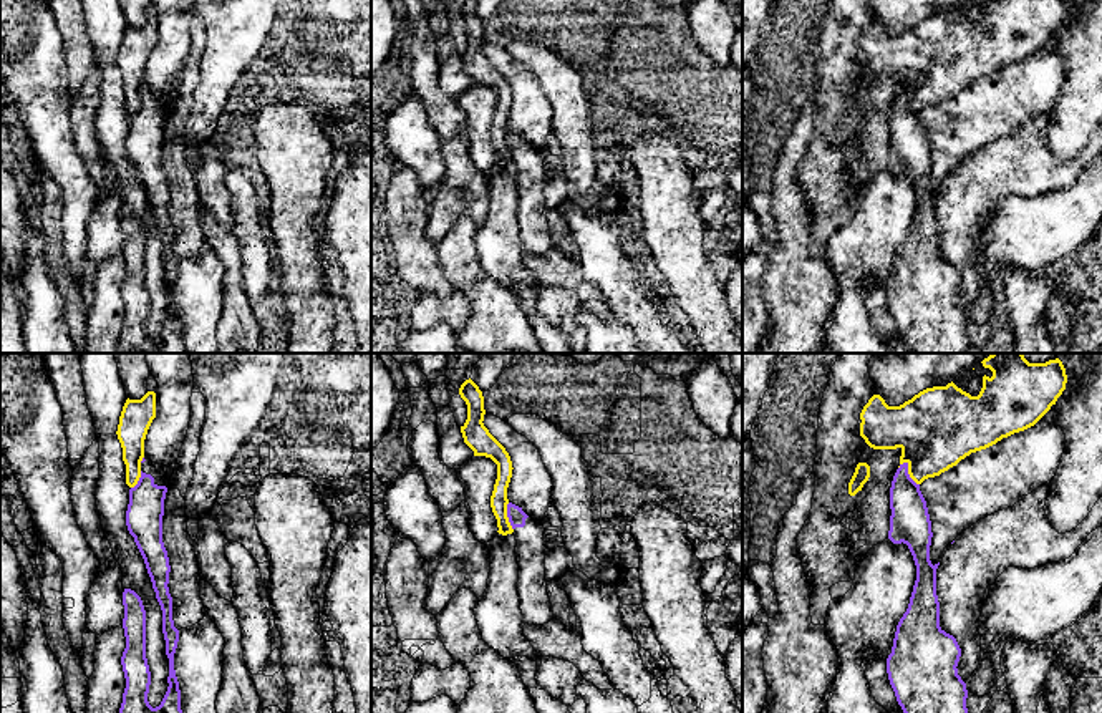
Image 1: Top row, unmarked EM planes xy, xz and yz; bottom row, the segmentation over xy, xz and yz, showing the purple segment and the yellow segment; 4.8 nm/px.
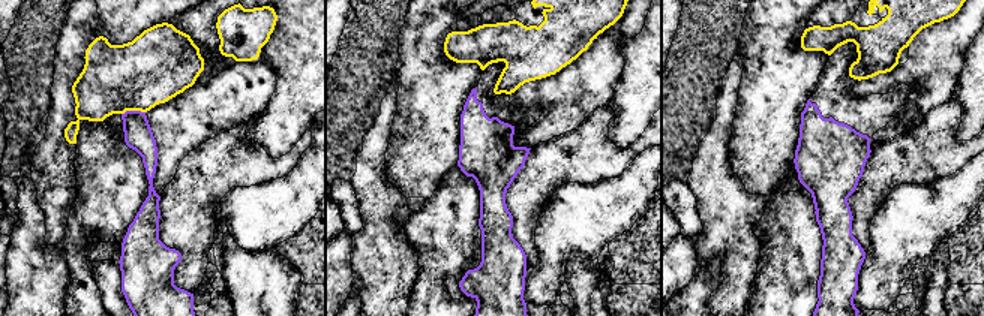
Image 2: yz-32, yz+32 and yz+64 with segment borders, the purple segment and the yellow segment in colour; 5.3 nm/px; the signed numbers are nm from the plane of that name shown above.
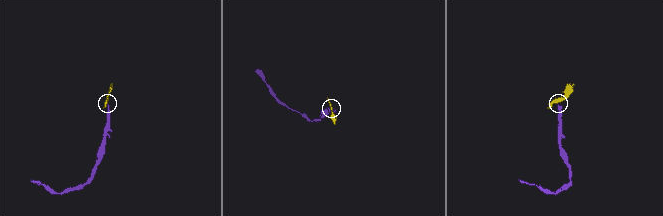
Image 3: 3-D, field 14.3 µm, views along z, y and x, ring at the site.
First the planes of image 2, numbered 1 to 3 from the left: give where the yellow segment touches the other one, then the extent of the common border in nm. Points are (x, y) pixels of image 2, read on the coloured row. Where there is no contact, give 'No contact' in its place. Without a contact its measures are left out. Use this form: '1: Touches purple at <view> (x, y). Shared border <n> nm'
1: Touches purple at yz-32 (132, 111). Shared border 130 nm
2: No contact
3: No contact

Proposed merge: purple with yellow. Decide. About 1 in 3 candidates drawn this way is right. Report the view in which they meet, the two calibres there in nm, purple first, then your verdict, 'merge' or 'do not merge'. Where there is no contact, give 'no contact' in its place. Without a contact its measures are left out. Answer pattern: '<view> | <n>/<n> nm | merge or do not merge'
yz | 190/380 nm | do not merge

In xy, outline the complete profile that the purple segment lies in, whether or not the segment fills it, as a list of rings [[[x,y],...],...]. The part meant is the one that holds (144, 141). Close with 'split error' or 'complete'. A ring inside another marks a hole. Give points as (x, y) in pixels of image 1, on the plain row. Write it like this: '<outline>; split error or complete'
[[[143,86],[141,106],[129,118],[126,154],[144,187],[147,202],[162,239],[162,262],[166,284],[169,287],[167,320],[159,335],[147,330],[151,300],[146,287],[146,239],[141,226],[124,217],[123,257],[126,277],[121,293],[126,307],[123,332],[116,353],[186,353],[181,338],[181,318],[174,298],[174,282],[179,270],[179,259],[172,249],[172,226],[169,222],[169,186],[162,171],[164,128],[169,108],[164,96]]]; split error

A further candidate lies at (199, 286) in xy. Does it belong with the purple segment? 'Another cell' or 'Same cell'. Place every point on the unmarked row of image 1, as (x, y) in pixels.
Another cell

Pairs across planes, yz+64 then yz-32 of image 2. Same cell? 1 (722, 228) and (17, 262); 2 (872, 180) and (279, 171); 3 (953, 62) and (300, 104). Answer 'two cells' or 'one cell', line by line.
1: one cell
2: one cell
3: two cells

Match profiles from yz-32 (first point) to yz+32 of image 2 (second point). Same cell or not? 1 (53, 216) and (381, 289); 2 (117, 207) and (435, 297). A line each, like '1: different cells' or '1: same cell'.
1: different cells
2: same cell

